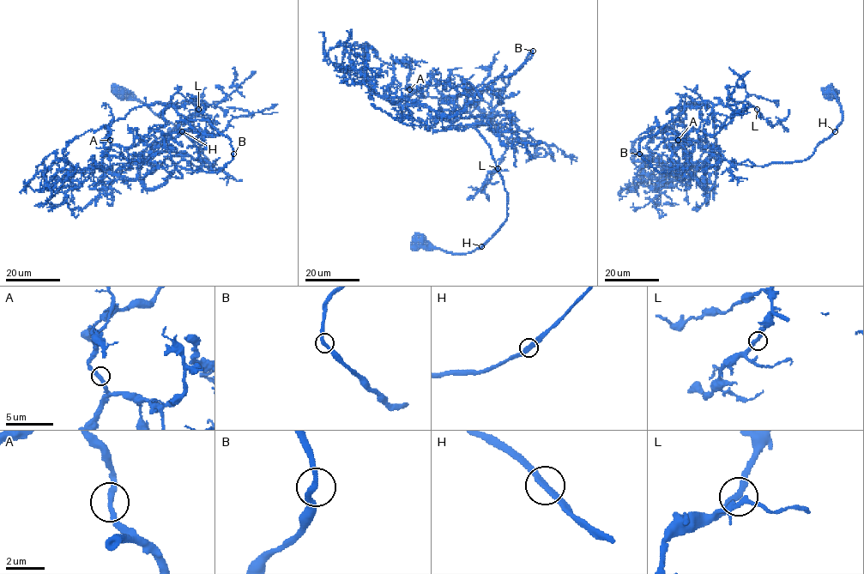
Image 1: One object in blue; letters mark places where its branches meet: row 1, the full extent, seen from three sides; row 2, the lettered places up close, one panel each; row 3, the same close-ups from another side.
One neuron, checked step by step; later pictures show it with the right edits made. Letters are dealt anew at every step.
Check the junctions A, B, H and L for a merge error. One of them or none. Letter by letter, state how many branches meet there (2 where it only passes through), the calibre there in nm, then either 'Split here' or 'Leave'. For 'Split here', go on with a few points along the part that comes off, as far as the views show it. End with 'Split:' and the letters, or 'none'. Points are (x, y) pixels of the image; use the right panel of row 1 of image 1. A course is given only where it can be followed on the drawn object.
A: Branches: 2. Thickness 280 nm. Leave
B: Branches: 2. Thickness 280 nm. Leave
H: Branches: 2. Thickness 280 nm. Leave
L: Branches: 2. Thickness 260 nm. Leave
Split: none

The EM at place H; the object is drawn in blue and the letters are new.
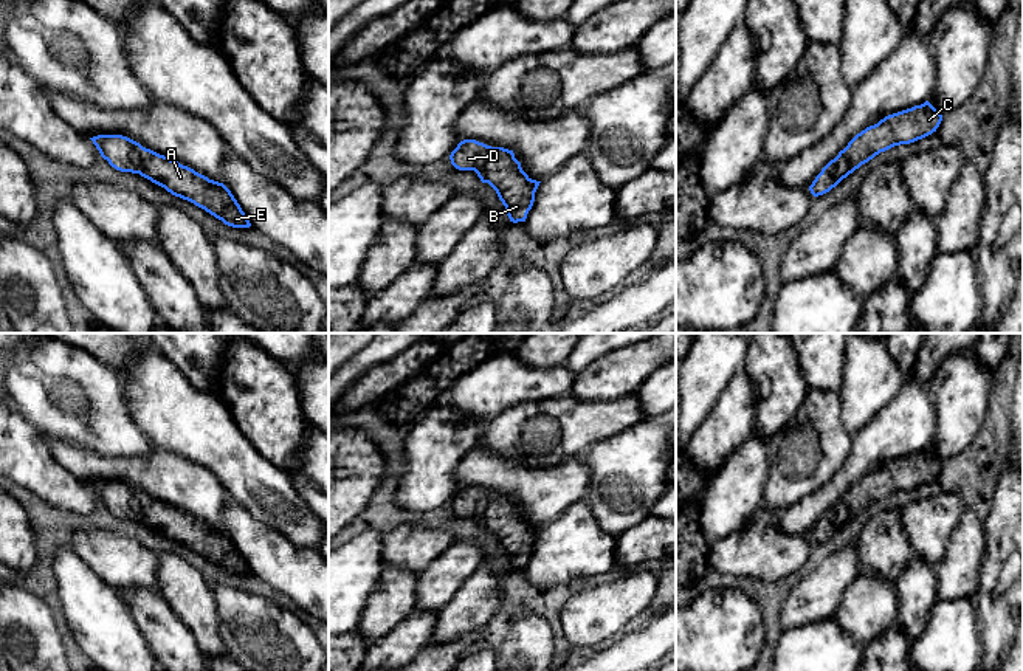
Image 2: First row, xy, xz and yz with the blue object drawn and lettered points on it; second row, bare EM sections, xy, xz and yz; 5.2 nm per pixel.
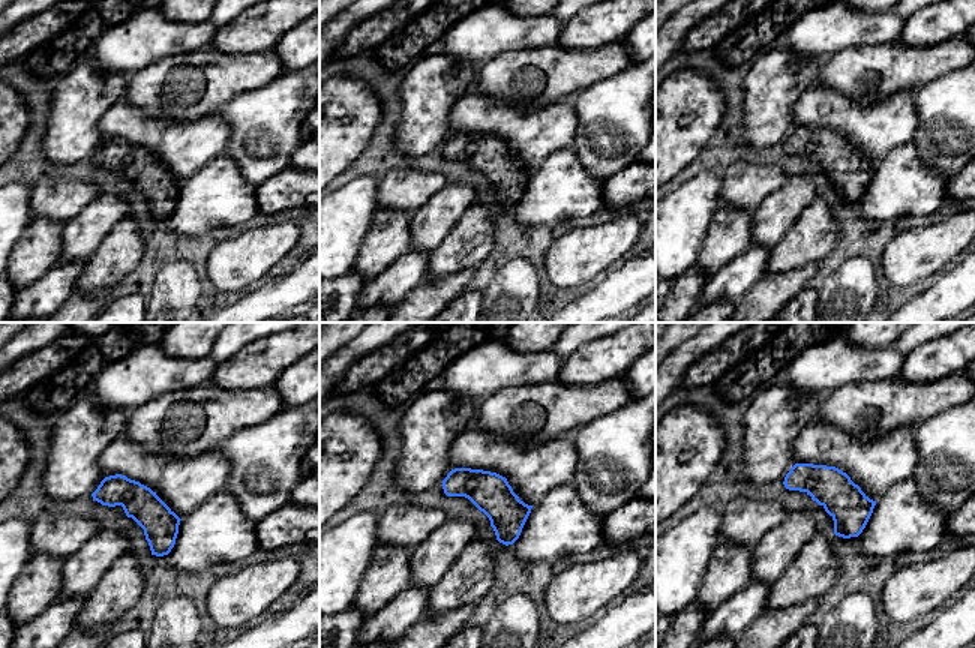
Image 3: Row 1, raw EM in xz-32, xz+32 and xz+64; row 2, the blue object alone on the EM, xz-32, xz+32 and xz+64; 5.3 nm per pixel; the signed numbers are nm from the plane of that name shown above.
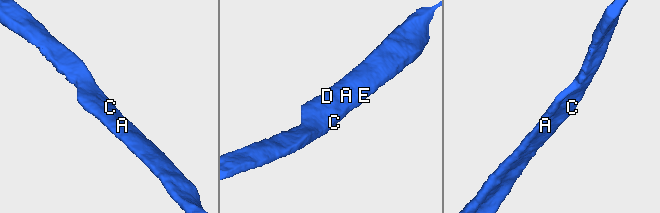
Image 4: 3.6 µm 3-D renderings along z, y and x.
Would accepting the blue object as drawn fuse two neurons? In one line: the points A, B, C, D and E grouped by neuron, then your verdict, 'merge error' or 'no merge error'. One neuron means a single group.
A B C D E; no merge error

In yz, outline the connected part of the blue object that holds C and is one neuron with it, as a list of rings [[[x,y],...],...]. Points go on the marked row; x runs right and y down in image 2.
[[[928,101],[885,116],[877,124],[857,133],[848,146],[822,169],[809,186],[811,194],[818,197],[829,192],[843,178],[880,152],[932,135],[941,121],[942,115]]]

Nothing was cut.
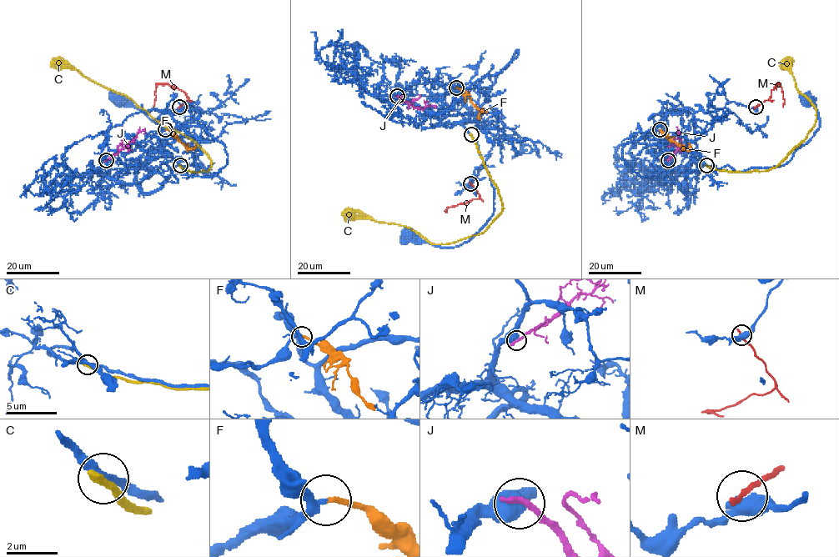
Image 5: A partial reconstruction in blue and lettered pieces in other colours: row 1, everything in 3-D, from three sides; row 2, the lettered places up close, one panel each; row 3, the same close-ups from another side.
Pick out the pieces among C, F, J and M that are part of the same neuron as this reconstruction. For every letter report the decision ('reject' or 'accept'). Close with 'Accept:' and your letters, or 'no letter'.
C: reject
F: accept
J: reject
M: reject
Accept: F

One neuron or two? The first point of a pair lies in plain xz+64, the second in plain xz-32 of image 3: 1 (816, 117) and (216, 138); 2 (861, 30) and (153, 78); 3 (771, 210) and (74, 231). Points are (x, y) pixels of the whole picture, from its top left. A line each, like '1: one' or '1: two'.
1: one
2: two
3: one

